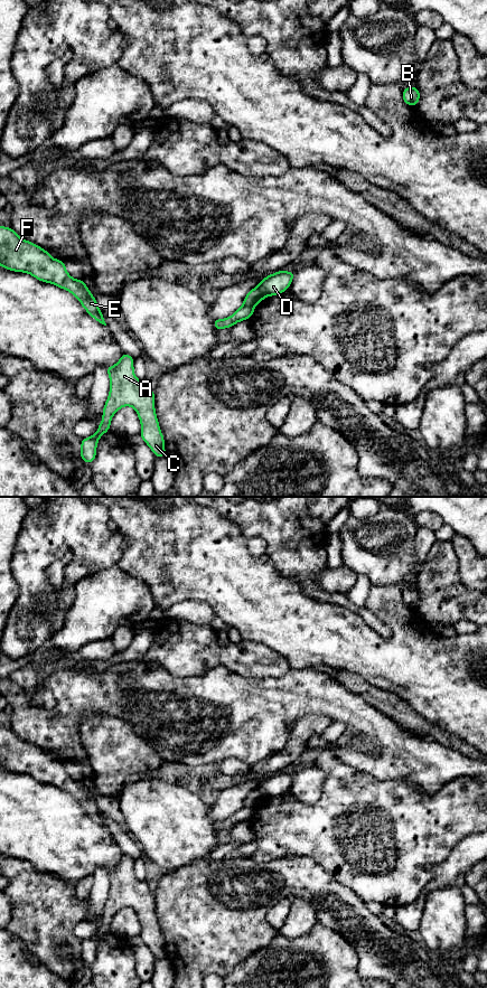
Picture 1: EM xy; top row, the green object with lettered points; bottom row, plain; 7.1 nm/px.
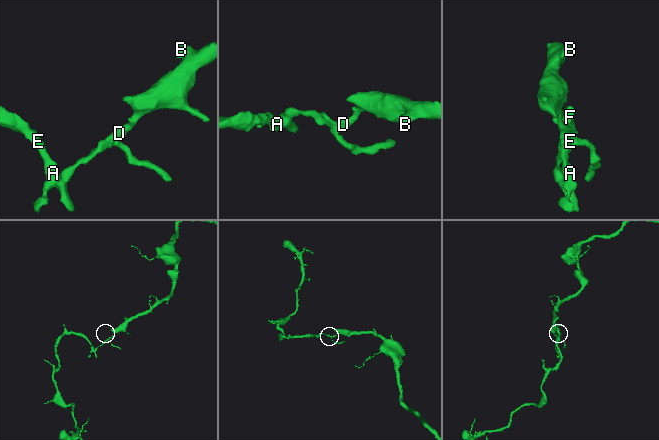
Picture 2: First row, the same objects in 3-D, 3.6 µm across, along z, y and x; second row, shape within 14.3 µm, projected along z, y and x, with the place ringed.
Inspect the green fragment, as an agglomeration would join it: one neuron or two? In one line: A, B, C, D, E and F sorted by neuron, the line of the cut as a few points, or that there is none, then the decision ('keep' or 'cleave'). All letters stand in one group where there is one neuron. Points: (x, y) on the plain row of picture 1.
groups A C E F / B D; cut xy (244, 805), (253, 808); cleave

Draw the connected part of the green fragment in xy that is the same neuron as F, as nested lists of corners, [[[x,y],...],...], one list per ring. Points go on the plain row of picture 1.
[[[0,727],[0,766],[10,772],[31,775],[39,782],[71,793],[92,819],[106,827],[84,781],[73,780],[67,774],[64,762],[53,760],[46,751],[21,740],[12,730],[4,727]]]

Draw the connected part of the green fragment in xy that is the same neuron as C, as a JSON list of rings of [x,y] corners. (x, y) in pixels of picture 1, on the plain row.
[[[123,855],[114,867],[106,868],[110,894],[104,905],[102,923],[94,937],[81,943],[81,959],[85,965],[95,961],[100,939],[110,931],[112,918],[123,907],[132,907],[141,923],[141,940],[157,959],[166,958],[165,941],[154,911],[154,894],[147,882],[134,877],[134,859]]]

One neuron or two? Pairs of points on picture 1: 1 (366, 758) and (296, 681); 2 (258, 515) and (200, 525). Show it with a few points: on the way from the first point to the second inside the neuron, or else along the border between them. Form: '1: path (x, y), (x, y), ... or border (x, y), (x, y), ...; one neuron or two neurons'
1: path (349, 737), (349, 722), (322, 695), (318, 694); one neuron
2: border (209, 508), (230, 519), (246, 538); two neurons

